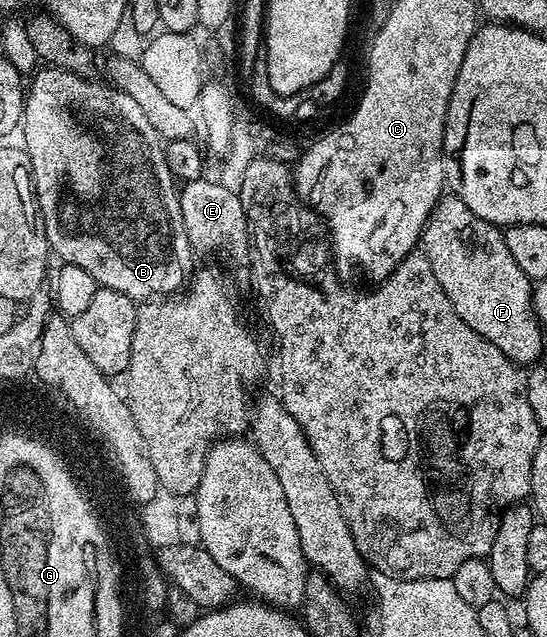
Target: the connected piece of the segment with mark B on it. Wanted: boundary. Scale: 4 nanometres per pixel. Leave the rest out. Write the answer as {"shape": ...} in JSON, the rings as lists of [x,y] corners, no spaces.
{"shape":[[[42,68],[42,71],[35,76],[34,79],[29,79],[28,89],[26,90],[26,104],[22,107],[22,121],[20,123],[20,135],[22,134],[21,141],[24,143],[24,149],[27,156],[30,158],[30,176],[34,179],[34,197],[38,199],[38,213],[42,216],[42,226],[46,229],[46,238],[50,242],[51,251],[55,255],[58,254],[62,257],[61,261],[67,266],[75,266],[76,268],[84,268],[84,272],[88,272],[88,276],[92,276],[99,284],[99,287],[107,286],[112,288],[116,292],[124,292],[124,296],[135,300],[161,300],[167,296],[174,296],[179,293],[191,281],[192,271],[195,269],[196,263],[194,263],[194,257],[196,257],[195,251],[191,249],[189,244],[188,235],[184,230],[184,221],[181,219],[179,187],[176,185],[176,179],[174,173],[168,168],[166,163],[166,152],[164,149],[164,139],[156,132],[156,129],[152,128],[151,123],[147,117],[144,116],[143,109],[132,100],[129,94],[120,91],[114,85],[107,84],[102,80],[95,80],[92,78],[81,78],[76,76],[72,72],[67,70],[59,70],[57,68]]]}

